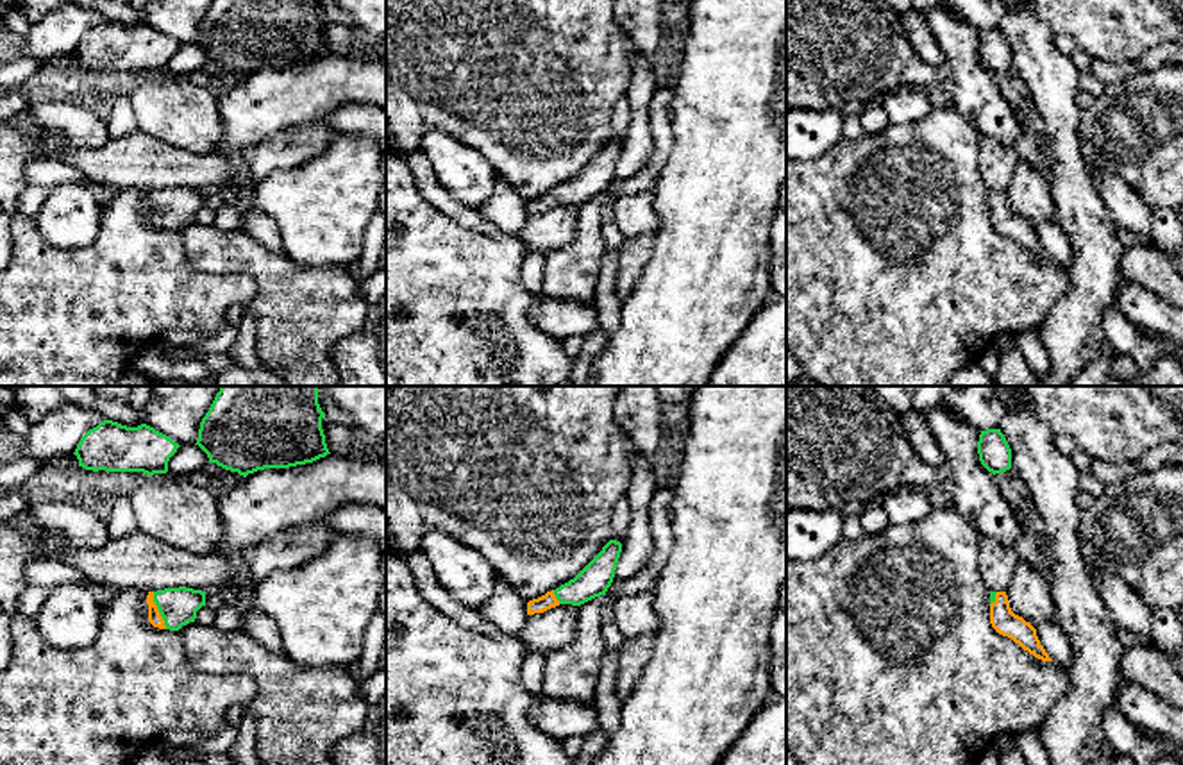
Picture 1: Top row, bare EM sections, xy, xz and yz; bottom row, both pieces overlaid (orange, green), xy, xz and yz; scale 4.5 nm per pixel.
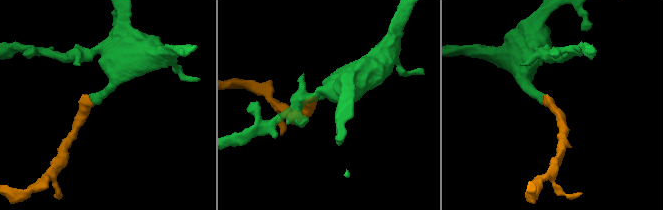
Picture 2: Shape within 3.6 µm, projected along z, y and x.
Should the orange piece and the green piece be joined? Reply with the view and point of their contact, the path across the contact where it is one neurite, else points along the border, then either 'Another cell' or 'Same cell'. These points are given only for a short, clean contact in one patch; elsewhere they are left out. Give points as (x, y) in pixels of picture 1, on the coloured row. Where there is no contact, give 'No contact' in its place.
Touches orange at xy (158, 610). Path across: xy (154, 617), (158, 610), (177, 606). Same cell

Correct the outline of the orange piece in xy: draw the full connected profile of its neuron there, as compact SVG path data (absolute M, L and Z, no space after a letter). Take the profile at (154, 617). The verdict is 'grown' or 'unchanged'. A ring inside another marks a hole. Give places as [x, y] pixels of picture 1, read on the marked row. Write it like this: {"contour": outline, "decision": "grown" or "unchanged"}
{"contour": "M186 586L148 592L148 622L159 629L179 631L195 622L197 611L206 606L206 592Z", "decision": "grown"}

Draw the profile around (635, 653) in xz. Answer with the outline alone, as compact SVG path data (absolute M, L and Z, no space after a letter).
M656 633L642 635L634 640L625 640L615 681L615 695L624 701L633 694L654 647Z

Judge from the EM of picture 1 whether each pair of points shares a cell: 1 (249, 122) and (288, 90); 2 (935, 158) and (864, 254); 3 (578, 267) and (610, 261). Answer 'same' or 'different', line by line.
1: same
2: same
3: different

